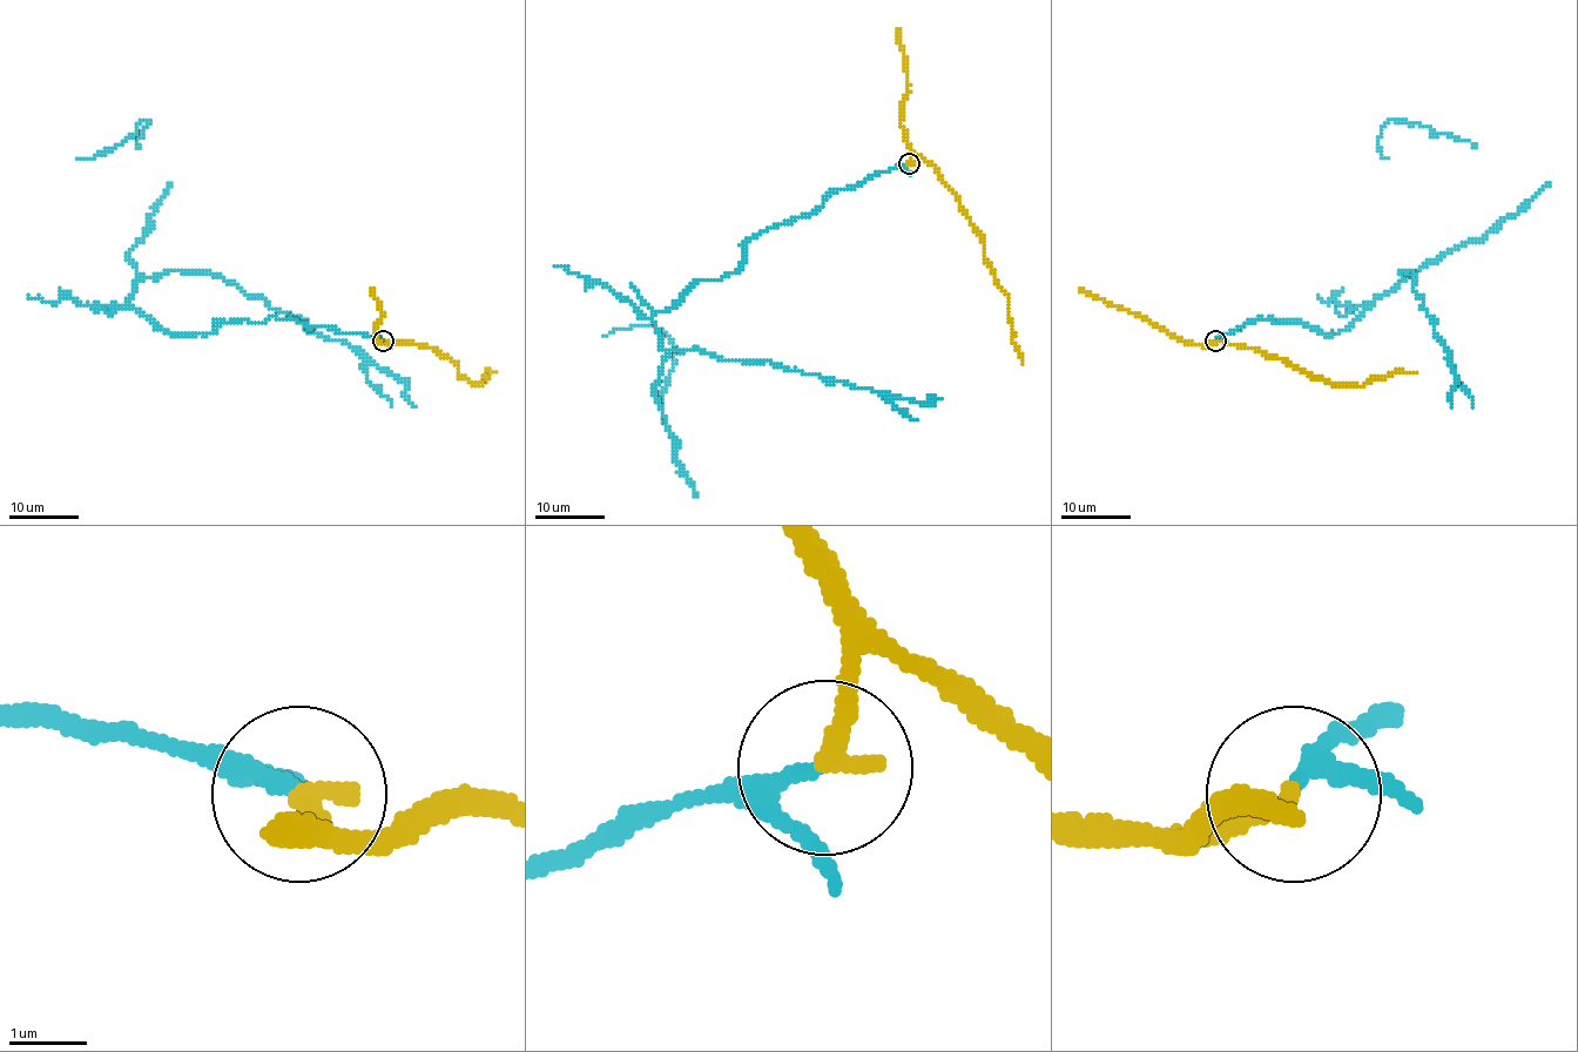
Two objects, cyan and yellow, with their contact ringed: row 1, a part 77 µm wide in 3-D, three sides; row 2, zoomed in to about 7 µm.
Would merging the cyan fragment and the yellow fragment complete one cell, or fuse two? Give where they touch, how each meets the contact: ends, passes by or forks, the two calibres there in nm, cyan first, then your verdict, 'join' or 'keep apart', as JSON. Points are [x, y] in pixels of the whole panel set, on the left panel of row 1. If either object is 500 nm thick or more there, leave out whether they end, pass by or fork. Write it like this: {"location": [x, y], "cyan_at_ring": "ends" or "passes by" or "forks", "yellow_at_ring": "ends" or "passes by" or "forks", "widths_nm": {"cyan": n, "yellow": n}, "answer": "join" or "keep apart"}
{"location": [383, 341], "cyan_at_ring": "passes by", "yellow_at_ring": "ends", "widths_nm": {"cyan": 160, "yellow": 280}, "answer": "keep apart"}

